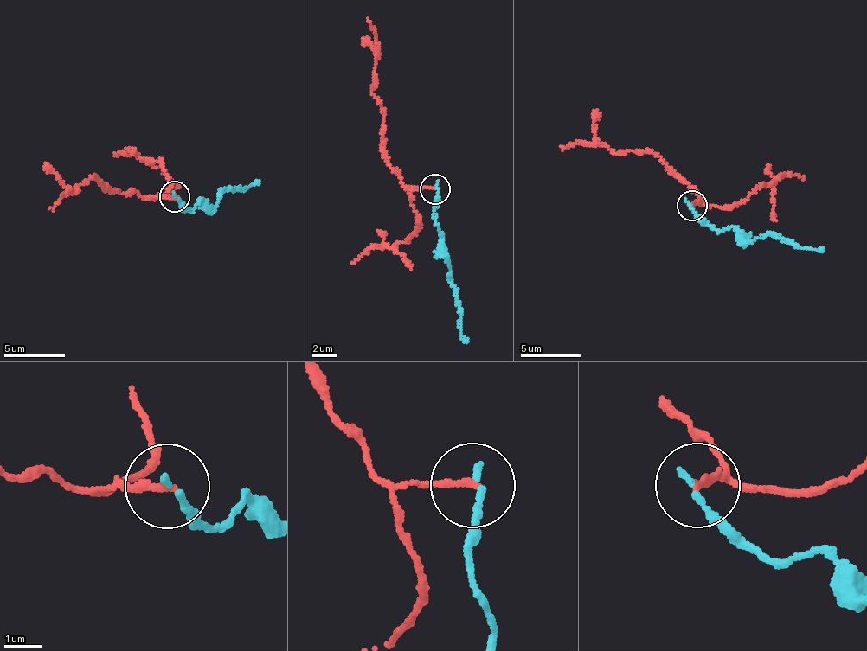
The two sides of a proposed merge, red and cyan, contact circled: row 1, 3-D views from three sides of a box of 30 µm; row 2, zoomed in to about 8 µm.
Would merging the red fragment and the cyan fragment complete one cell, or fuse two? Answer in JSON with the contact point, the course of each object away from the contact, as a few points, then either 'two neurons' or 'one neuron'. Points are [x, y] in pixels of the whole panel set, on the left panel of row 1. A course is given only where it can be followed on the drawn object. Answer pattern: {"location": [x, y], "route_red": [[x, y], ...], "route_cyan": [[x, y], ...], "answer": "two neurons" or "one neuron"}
{"location": [175, 196], "route_red": [[175, 196], [145, 196], [109, 188], [95, 177], [75, 186], [49, 208]], "route_cyan": [[175, 196], [184, 208], [194, 208], [200, 198], [215, 207], [224, 188], [245, 190], [259, 181]], "answer": "two neurons"}

